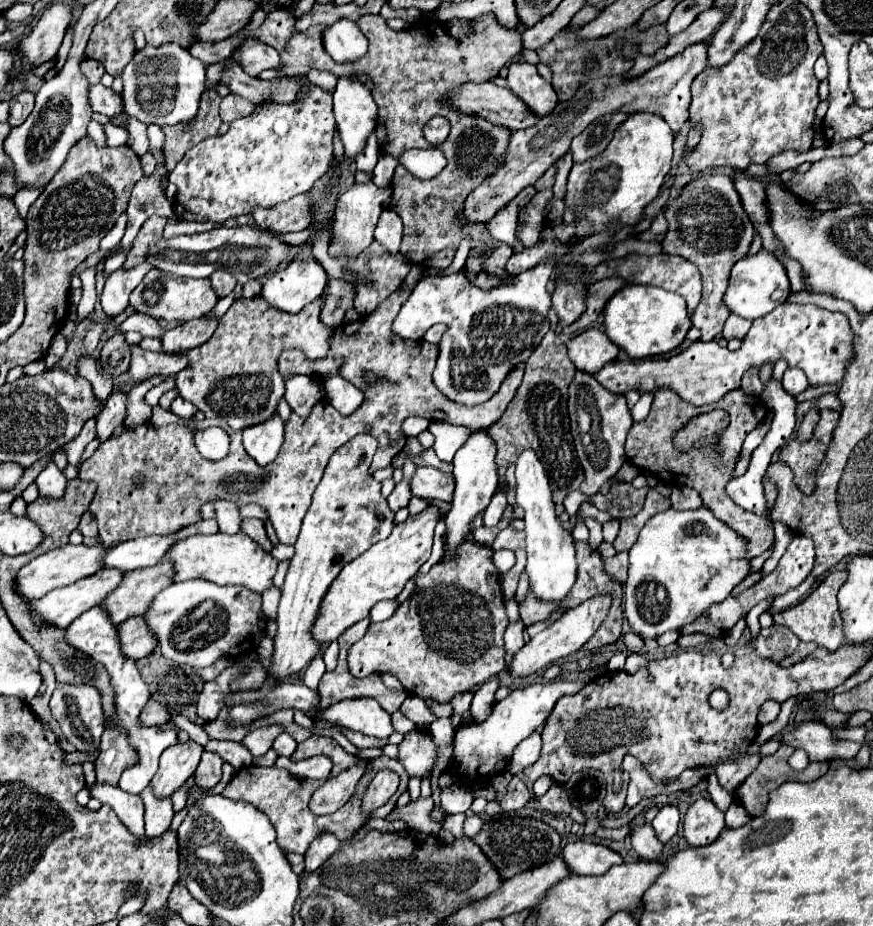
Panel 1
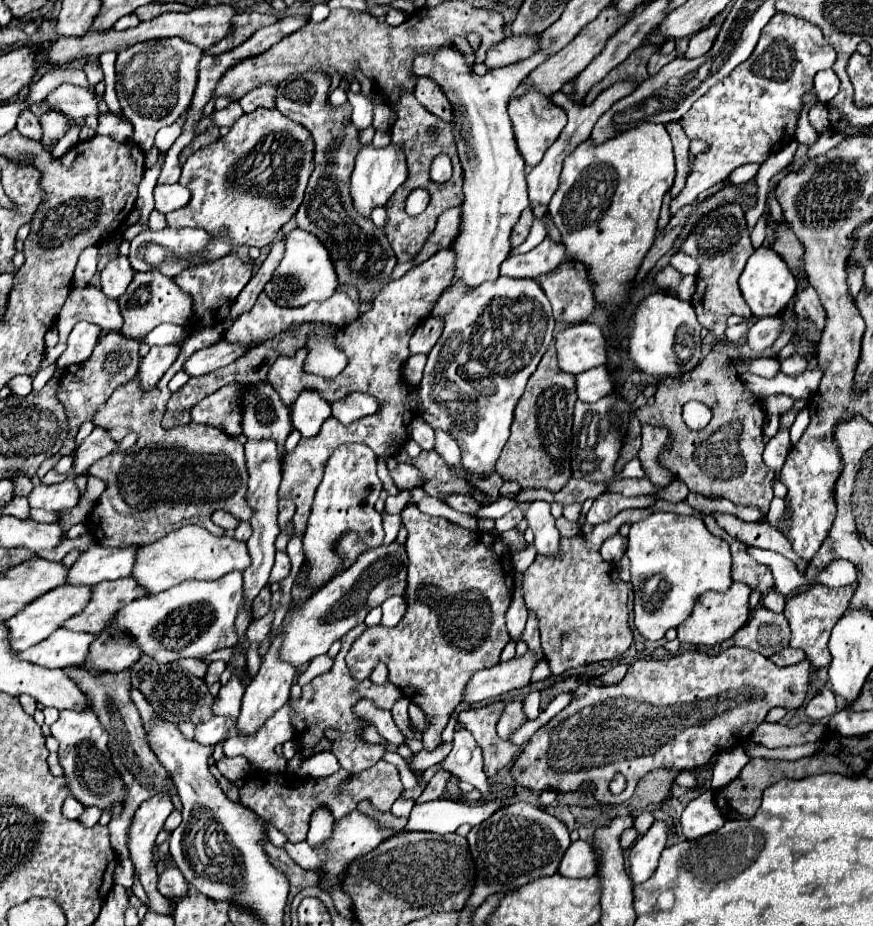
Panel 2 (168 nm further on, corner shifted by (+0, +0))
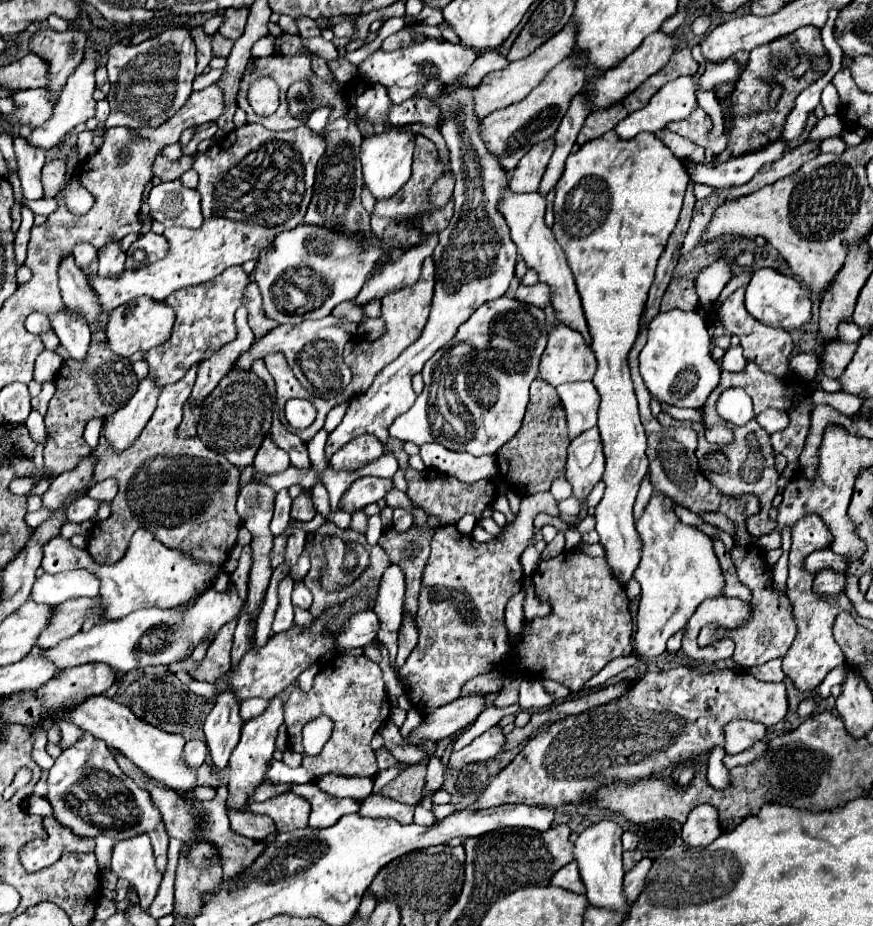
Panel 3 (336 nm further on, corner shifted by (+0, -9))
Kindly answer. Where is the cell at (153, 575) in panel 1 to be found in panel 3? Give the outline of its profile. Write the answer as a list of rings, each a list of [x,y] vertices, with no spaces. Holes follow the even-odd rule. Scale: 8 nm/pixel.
[[[76,598],[76,600],[66,600],[64,604],[56,606],[52,610],[52,618],[48,622],[48,628],[38,636],[36,646],[38,648],[52,648],[60,640],[66,640],[74,636],[80,626],[84,624],[84,616],[92,612],[92,616],[100,616],[100,600],[96,598]]]

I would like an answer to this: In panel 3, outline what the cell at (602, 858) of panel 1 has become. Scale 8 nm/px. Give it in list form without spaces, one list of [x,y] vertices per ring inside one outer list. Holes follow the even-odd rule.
[[[574,862],[566,864],[564,868],[560,868],[556,872],[556,876],[552,876],[550,884],[558,886],[558,888],[564,888],[564,890],[570,890],[570,892],[576,892],[576,894],[584,894],[584,884],[580,880],[578,868],[576,868]]]

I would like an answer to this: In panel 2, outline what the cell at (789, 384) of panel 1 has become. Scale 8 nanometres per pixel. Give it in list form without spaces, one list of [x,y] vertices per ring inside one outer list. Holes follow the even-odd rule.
[[[792,355],[780,363],[780,371],[788,377],[800,375],[802,371],[806,371],[806,367],[808,367],[808,361],[802,355]]]

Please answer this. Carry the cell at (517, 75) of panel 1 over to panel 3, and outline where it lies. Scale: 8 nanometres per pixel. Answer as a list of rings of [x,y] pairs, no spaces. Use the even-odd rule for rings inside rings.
[[[546,140],[540,142],[536,146],[532,146],[532,150],[518,162],[516,170],[512,172],[510,180],[508,180],[508,190],[510,192],[536,192],[538,184],[542,180],[544,168],[552,156],[552,148],[554,148],[554,140]]]

